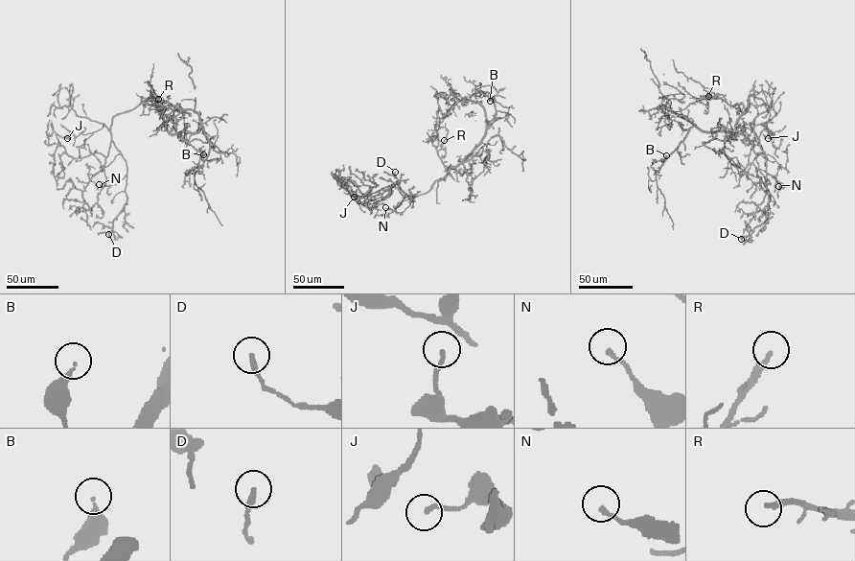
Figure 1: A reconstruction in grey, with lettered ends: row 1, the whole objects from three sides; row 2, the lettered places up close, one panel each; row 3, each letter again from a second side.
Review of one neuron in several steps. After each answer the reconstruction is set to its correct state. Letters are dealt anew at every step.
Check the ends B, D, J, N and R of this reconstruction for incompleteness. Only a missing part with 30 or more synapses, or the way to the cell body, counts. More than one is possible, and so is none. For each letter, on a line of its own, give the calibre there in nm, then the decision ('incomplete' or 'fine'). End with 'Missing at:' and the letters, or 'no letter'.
B: calibre 240 nm; fine
D: calibre 200 nm; fine
J: calibre 170 nm; fine
N: calibre 170 nm; fine
R: calibre 220 nm; incomplete
Missing at: R

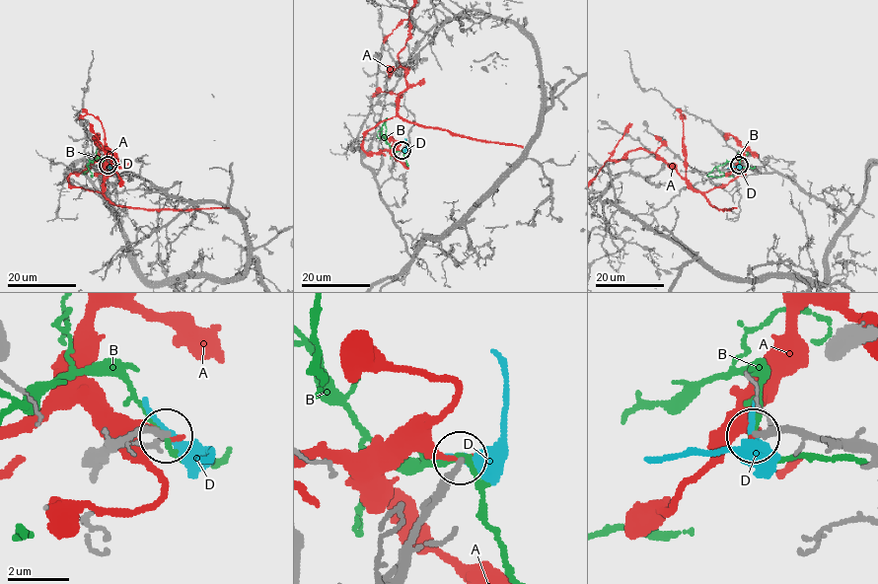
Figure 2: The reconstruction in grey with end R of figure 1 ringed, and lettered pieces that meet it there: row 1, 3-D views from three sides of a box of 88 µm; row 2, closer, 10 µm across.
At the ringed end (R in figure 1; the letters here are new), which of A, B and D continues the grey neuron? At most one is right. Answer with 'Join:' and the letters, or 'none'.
Join: none

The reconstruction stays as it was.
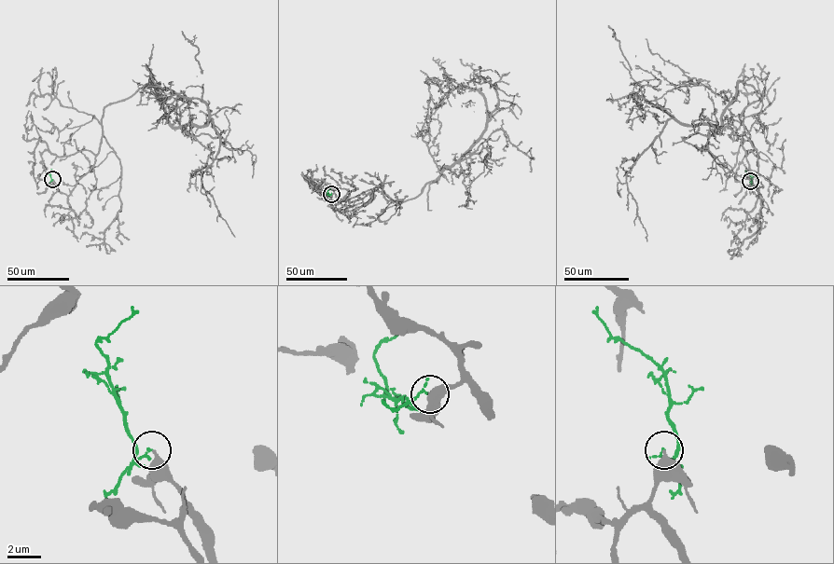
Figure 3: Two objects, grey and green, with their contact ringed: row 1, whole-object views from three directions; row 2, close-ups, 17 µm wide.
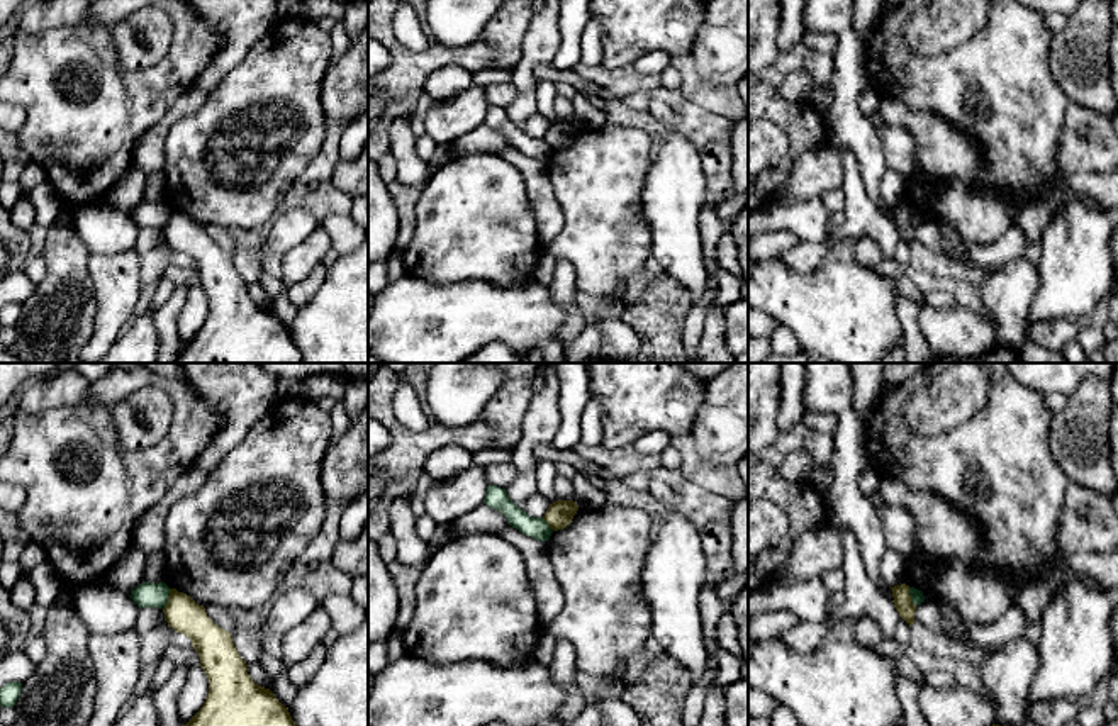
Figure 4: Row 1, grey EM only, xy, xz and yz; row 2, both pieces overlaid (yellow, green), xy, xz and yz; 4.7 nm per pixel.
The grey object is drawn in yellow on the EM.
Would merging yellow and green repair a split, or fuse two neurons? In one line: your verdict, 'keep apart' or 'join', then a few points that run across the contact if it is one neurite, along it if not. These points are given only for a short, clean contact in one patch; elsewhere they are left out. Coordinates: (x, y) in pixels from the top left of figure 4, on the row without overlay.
keep apart | xy (170, 209), (163, 229)

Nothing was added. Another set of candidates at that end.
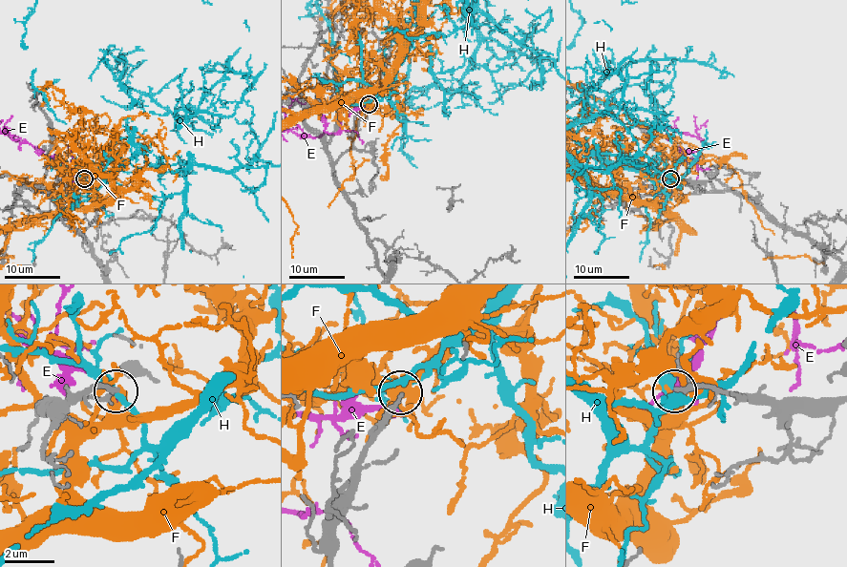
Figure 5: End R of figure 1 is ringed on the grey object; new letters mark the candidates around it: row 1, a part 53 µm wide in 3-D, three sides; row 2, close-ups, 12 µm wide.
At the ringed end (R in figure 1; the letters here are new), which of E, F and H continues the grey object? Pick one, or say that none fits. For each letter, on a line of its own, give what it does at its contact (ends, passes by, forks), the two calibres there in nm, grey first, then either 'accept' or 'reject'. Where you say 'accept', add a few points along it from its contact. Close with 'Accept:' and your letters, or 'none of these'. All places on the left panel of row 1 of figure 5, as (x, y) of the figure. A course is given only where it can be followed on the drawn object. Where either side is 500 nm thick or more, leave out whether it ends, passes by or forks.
E: it ends | 320/320 nm | reject
F: it passes by | 240/280 nm | reject
H: it forks | 220/280 nm | reject
Accept: none of these

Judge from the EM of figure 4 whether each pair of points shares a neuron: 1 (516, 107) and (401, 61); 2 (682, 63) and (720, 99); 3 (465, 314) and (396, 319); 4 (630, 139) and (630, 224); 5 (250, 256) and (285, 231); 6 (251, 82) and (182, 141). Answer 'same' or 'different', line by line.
1: different
2: same
3: same
4: same
5: same
6: same

